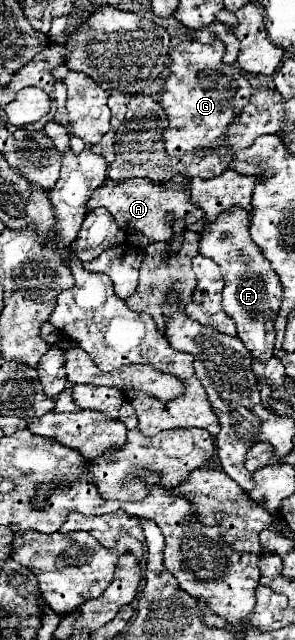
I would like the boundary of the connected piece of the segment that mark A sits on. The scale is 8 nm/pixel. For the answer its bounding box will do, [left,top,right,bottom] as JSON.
[87,178,204,242]

